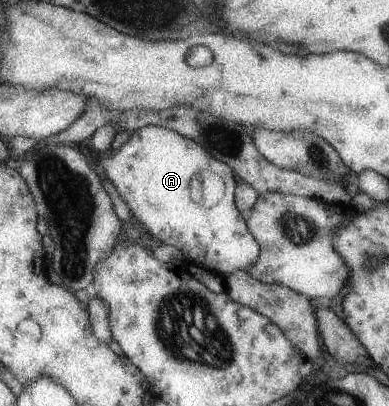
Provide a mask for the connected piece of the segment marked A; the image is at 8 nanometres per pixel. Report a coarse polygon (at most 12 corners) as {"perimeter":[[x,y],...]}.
{"perimeter":[[135,129],[99,169],[156,244],[223,277],[260,246],[232,168]]}

